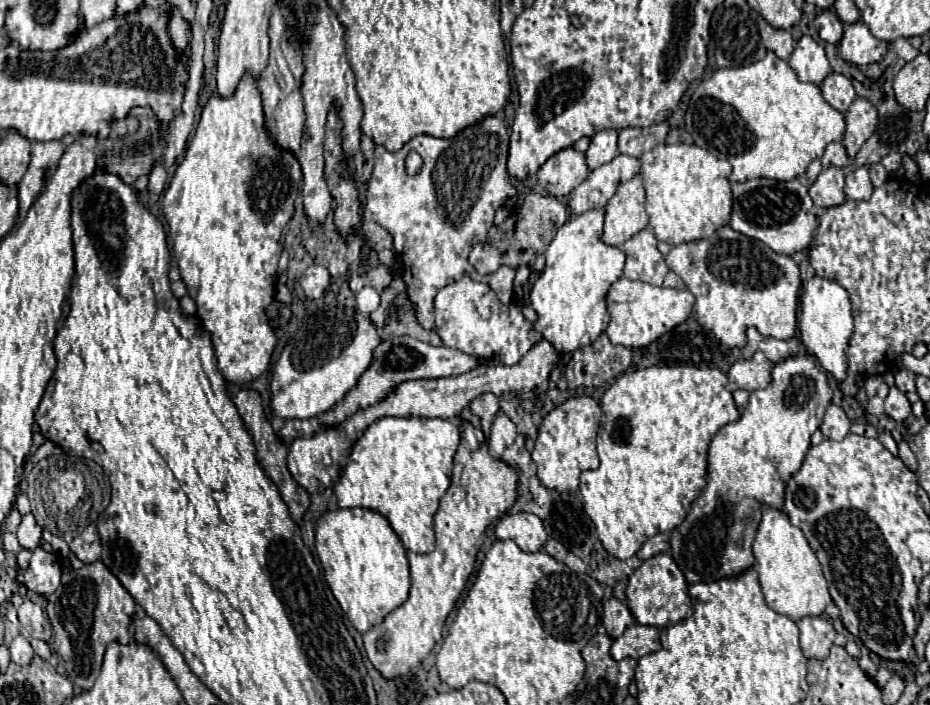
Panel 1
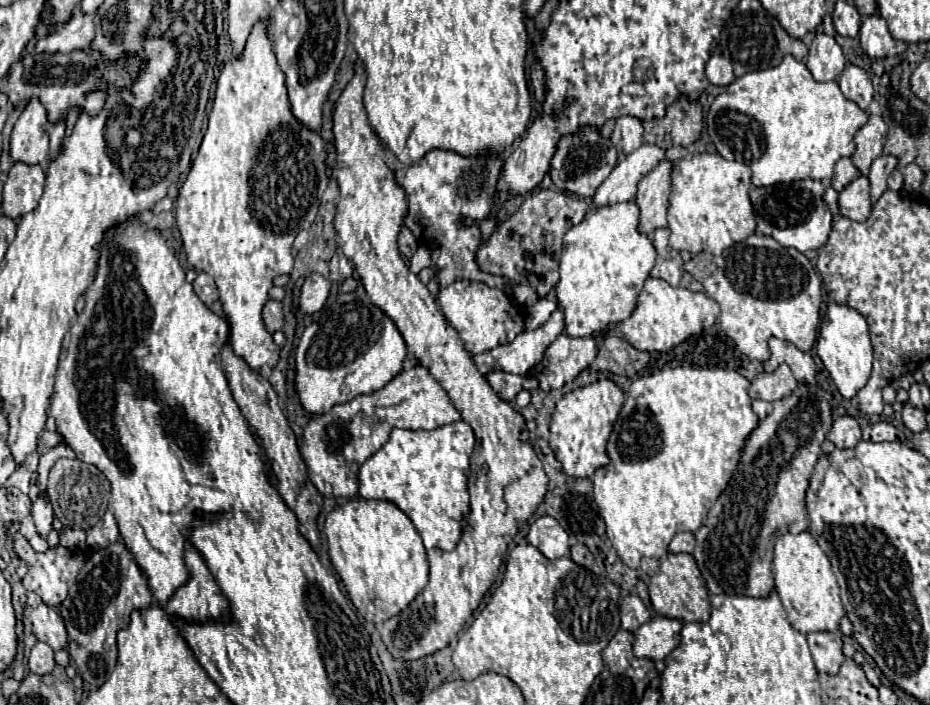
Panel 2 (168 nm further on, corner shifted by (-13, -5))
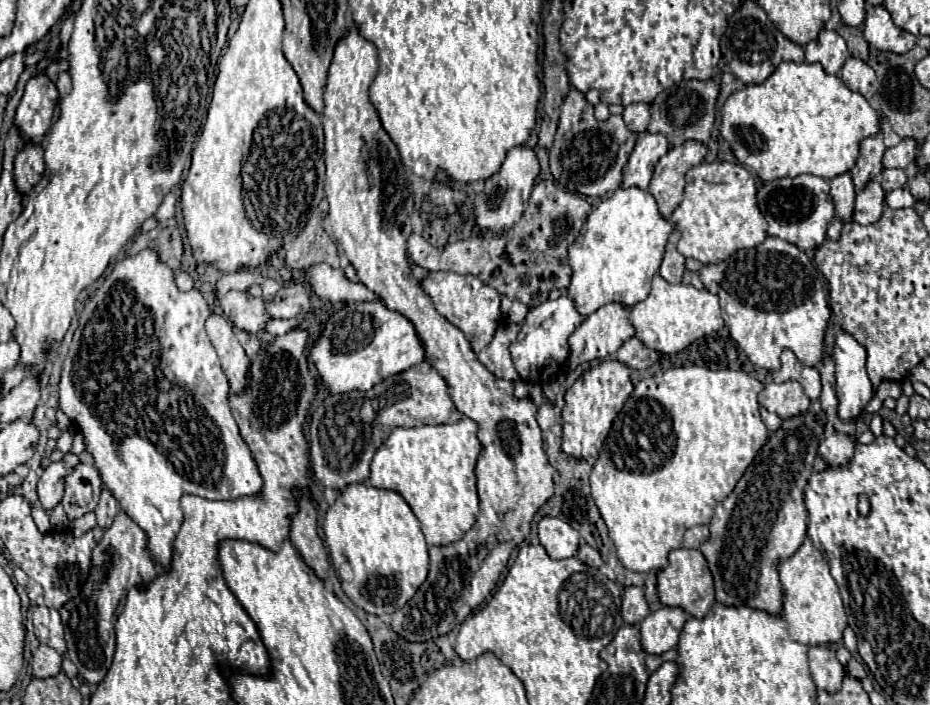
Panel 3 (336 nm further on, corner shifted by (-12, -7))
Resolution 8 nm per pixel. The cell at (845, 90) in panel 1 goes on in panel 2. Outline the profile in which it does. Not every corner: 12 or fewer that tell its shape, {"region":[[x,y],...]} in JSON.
{"region":[[849,64],[839,88],[863,110],[873,100],[871,78]]}

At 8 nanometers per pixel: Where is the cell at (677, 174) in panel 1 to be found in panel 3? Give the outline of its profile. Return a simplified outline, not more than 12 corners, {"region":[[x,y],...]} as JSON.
{"region":[[686,172],[678,252],[722,262],[766,238],[754,174]]}

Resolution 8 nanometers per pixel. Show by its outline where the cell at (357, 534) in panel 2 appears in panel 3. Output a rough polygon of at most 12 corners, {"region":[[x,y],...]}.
{"region":[[346,486],[322,529],[358,608],[396,612],[428,576],[404,498]]}

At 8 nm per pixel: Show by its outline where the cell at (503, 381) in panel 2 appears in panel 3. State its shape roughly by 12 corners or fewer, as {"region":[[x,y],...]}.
{"region":[[504,324],[478,360],[498,378],[516,382],[520,376],[508,352],[518,334]]}

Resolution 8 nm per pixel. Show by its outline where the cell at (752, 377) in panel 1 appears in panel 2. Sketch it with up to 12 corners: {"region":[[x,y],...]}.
{"region":[[783,364],[773,374],[755,376],[749,396],[775,402],[797,388]]}

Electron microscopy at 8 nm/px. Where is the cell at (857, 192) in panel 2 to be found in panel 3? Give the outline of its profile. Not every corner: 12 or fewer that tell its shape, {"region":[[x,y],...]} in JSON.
{"region":[[878,182],[856,194],[852,220],[872,224],[884,210]]}

